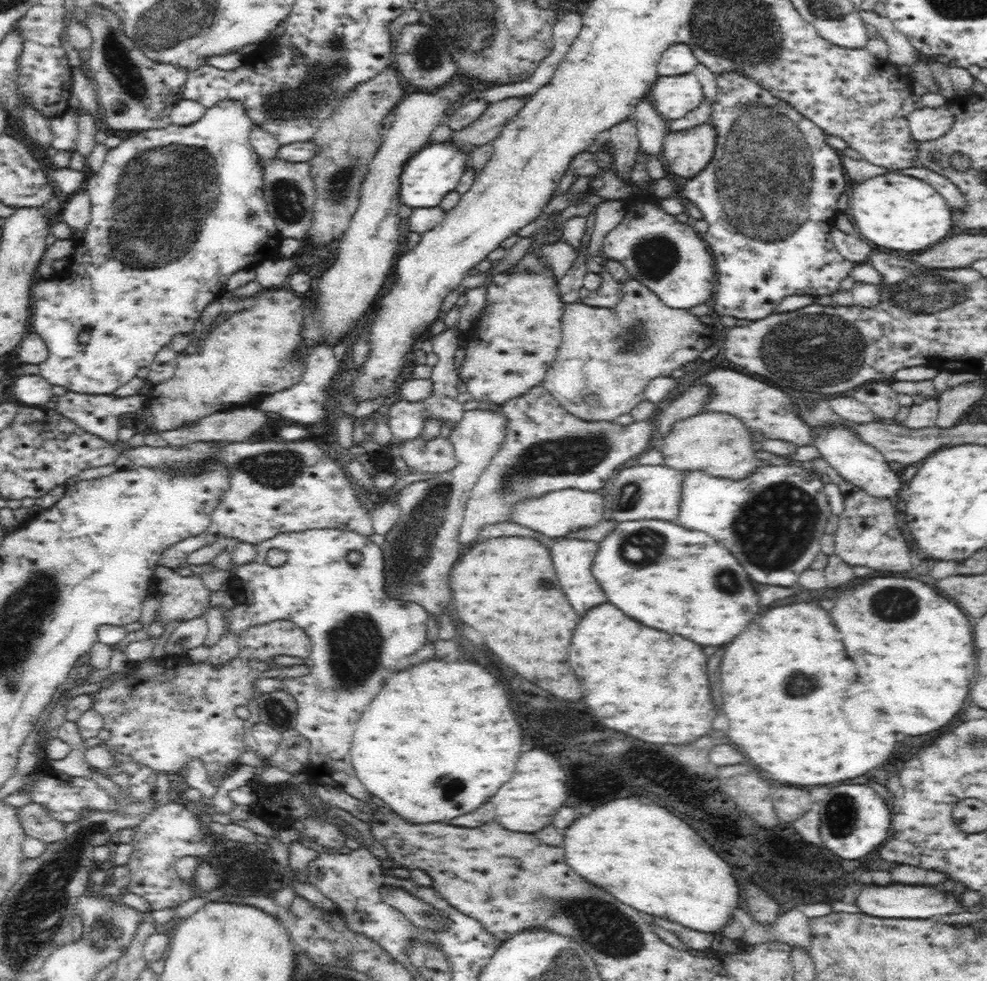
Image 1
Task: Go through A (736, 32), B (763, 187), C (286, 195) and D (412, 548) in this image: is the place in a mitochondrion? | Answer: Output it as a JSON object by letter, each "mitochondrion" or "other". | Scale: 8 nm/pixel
{"A":"mitochondrion","B":"mitochondrion","C":"mitochondrion","D":"mitochondrion"}

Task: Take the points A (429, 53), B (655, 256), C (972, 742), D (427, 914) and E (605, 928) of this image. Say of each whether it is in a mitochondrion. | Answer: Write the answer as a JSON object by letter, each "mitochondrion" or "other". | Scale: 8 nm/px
{"A":"mitochondrion","B":"mitochondrion","C":"mitochondrion","D":"mitochondrion","E":"mitochondrion"}

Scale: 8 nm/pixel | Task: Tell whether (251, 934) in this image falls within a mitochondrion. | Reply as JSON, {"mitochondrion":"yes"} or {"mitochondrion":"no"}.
{"mitochondrion":"no"}

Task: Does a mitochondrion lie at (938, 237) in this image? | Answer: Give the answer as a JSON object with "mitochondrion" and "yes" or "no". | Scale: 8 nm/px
{"mitochondrion":"no"}

